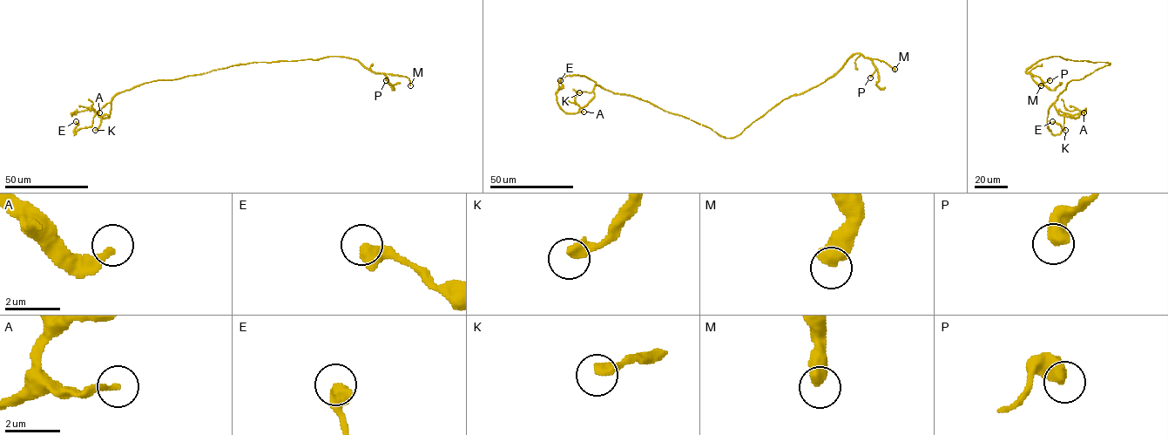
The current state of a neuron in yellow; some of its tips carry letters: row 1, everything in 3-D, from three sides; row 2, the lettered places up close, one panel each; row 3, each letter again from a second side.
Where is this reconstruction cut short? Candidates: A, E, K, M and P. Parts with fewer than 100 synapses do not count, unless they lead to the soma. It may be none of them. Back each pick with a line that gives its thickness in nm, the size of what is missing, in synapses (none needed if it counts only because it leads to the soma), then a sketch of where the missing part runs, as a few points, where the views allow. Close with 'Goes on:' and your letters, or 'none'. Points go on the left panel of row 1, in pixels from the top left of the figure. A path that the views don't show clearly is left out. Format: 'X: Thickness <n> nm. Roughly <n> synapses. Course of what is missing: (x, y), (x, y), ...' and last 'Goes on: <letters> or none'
Goes on: none

